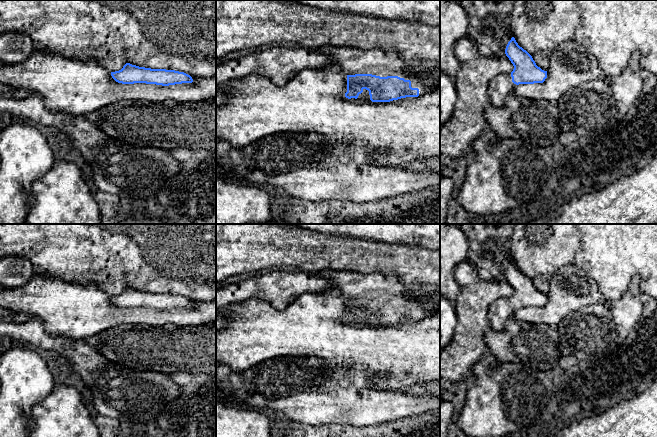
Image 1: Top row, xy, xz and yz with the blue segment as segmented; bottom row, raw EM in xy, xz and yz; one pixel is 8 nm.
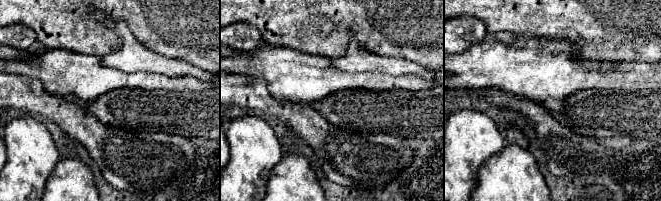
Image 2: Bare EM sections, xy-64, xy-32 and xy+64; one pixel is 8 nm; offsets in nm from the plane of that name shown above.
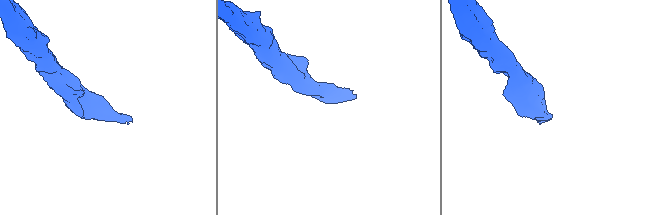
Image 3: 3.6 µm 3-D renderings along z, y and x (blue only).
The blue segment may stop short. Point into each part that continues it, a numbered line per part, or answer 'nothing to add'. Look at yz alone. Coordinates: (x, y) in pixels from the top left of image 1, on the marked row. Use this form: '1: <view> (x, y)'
1: yz (501, 86)

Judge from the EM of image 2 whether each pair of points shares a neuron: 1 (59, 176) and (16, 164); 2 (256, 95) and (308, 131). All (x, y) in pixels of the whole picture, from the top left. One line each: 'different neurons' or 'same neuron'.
1: different neurons
2: same neuron

